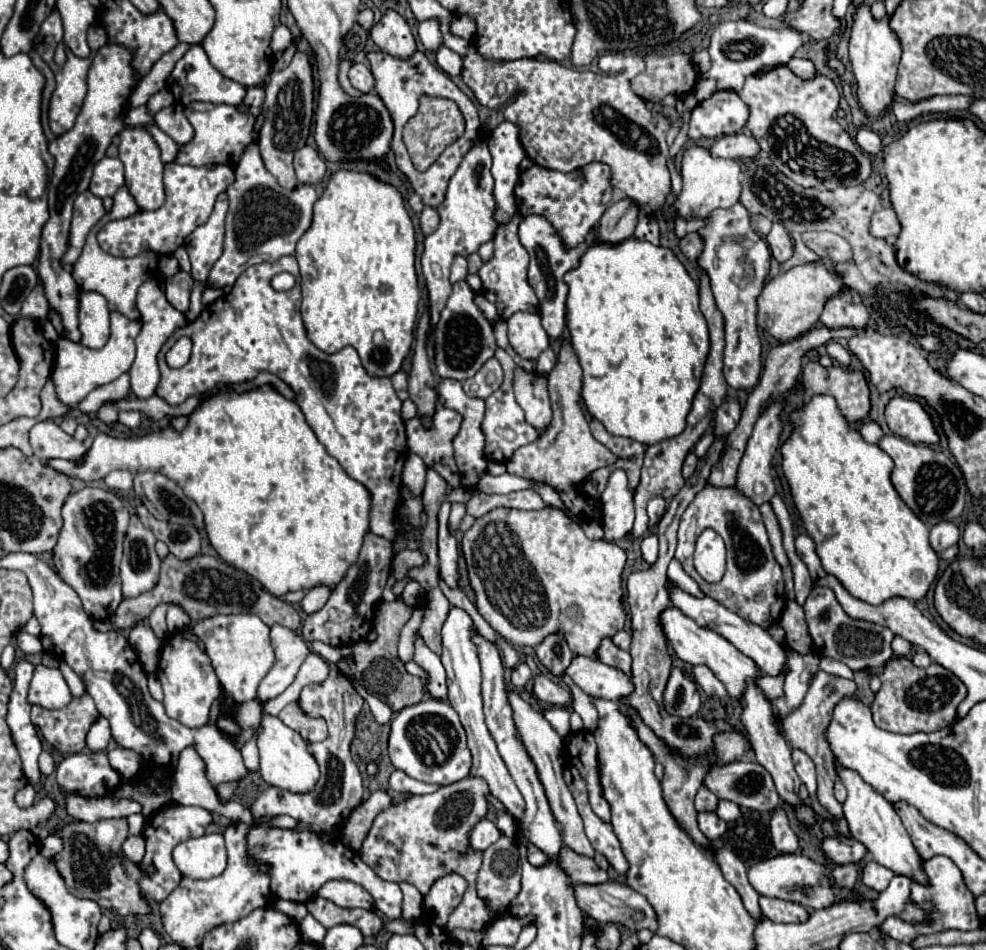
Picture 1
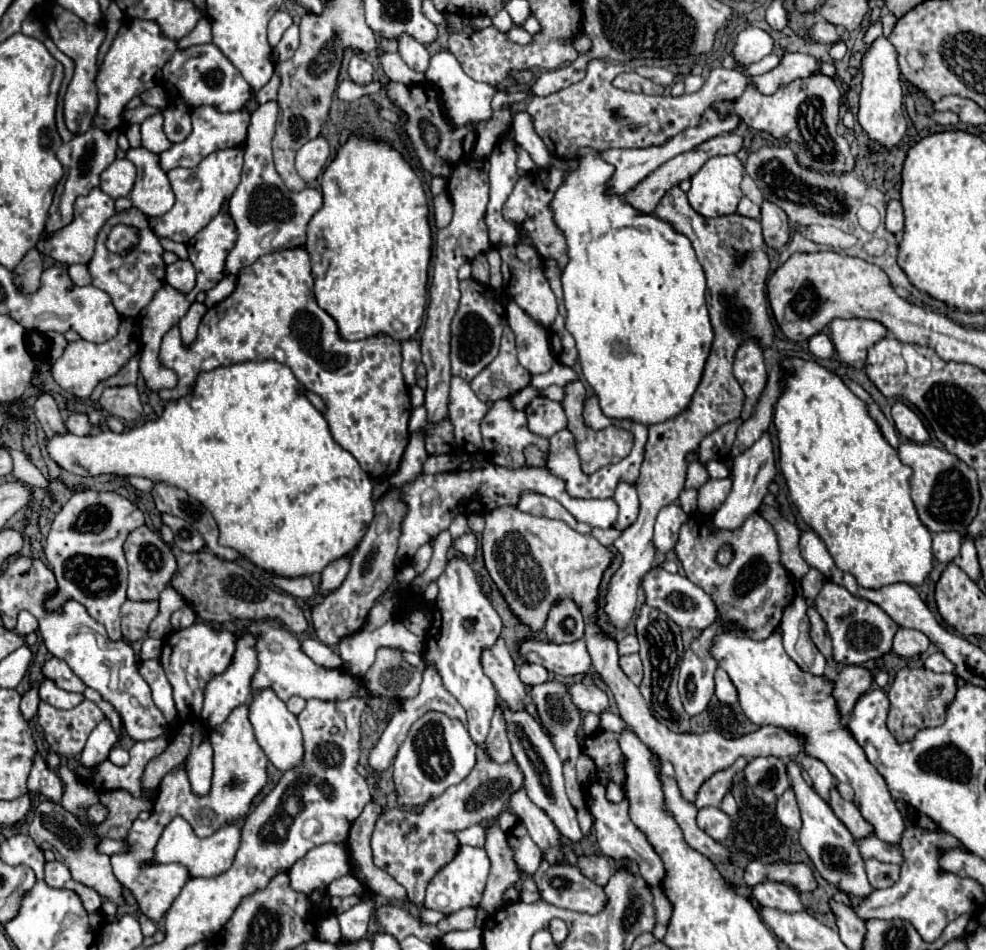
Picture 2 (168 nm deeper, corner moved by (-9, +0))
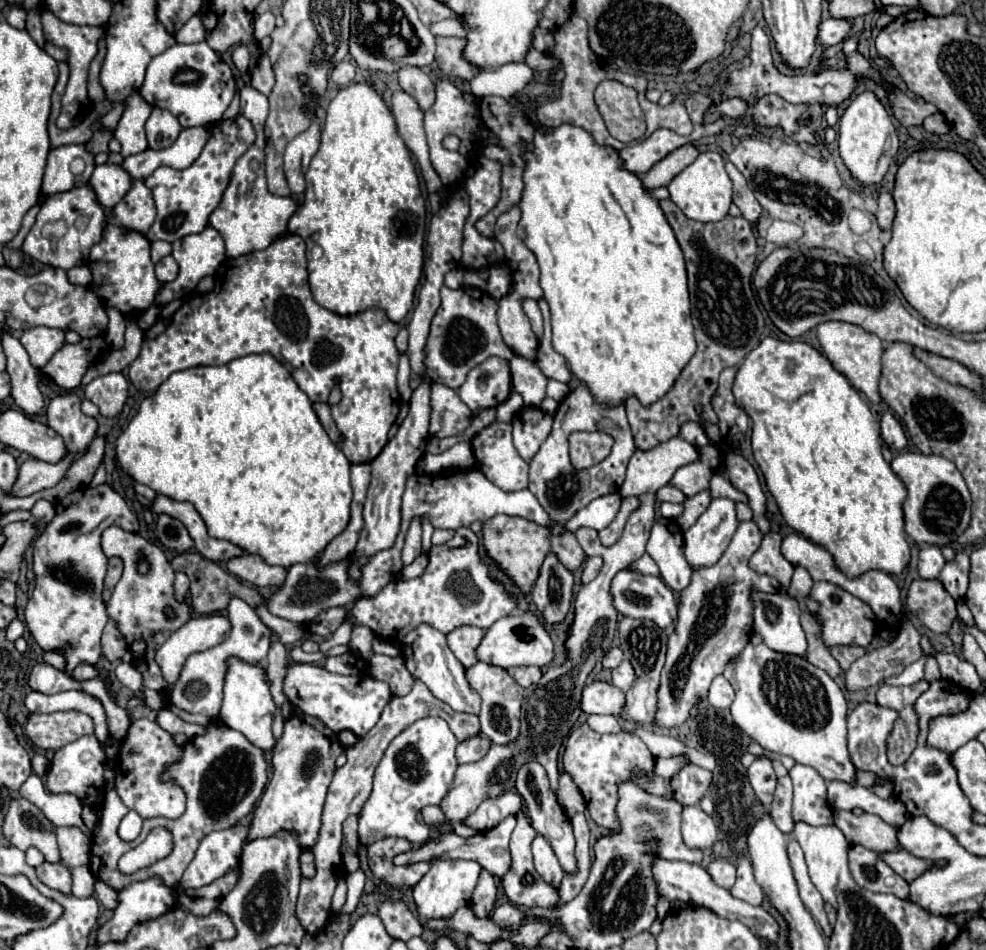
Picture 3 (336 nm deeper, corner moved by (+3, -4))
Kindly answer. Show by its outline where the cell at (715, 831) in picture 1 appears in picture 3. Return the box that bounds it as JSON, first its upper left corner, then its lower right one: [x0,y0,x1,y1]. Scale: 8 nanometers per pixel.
[682,805,718,849]

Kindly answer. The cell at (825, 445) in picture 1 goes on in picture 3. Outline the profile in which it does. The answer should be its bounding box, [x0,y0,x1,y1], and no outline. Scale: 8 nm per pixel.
[732,337,910,577]

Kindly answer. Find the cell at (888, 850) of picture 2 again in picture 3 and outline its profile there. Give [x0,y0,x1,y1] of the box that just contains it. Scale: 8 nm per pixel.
[882,849,932,881]

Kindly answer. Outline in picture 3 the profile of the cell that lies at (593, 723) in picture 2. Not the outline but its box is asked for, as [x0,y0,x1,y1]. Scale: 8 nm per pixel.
[588,715,622,733]

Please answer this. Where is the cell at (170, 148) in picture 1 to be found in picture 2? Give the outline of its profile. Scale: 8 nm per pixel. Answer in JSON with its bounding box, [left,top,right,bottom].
[142,115,172,153]

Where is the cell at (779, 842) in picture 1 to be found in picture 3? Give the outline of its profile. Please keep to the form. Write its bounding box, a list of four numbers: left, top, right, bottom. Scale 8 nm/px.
[770,775,794,835]

